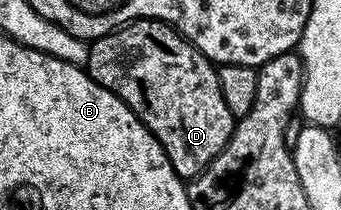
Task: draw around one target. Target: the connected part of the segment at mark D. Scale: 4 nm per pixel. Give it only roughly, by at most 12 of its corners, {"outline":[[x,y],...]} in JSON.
{"outline":[[166,22],[88,45],[85,69],[184,180],[233,136],[218,69]]}

